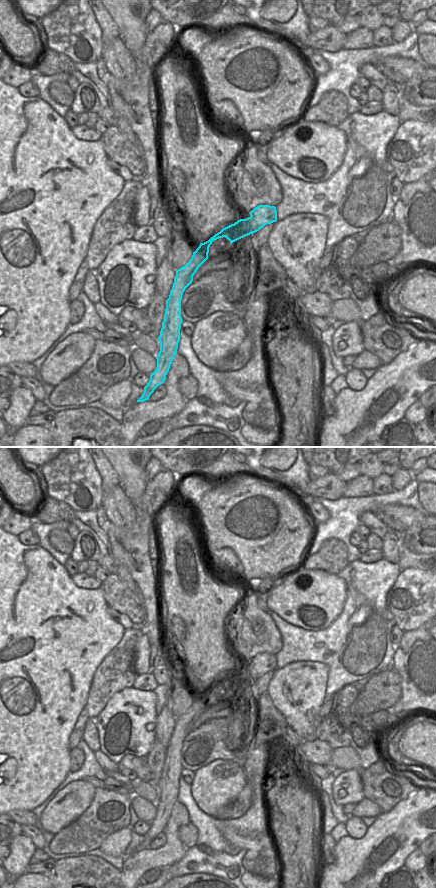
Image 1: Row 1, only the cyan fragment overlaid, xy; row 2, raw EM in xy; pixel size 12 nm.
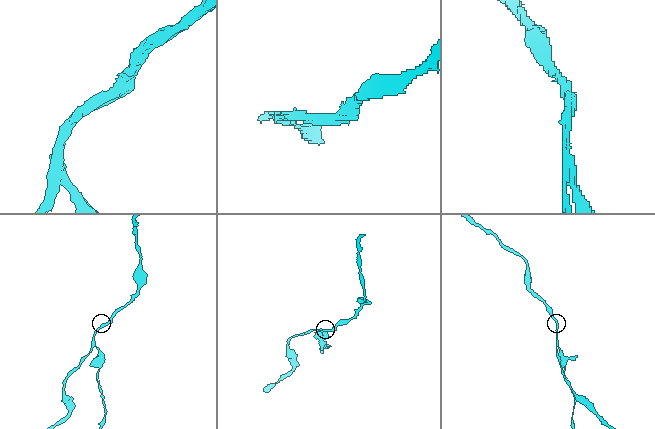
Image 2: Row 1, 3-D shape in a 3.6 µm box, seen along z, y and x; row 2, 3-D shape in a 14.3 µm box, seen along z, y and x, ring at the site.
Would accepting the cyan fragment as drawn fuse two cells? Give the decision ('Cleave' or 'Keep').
Cleave

